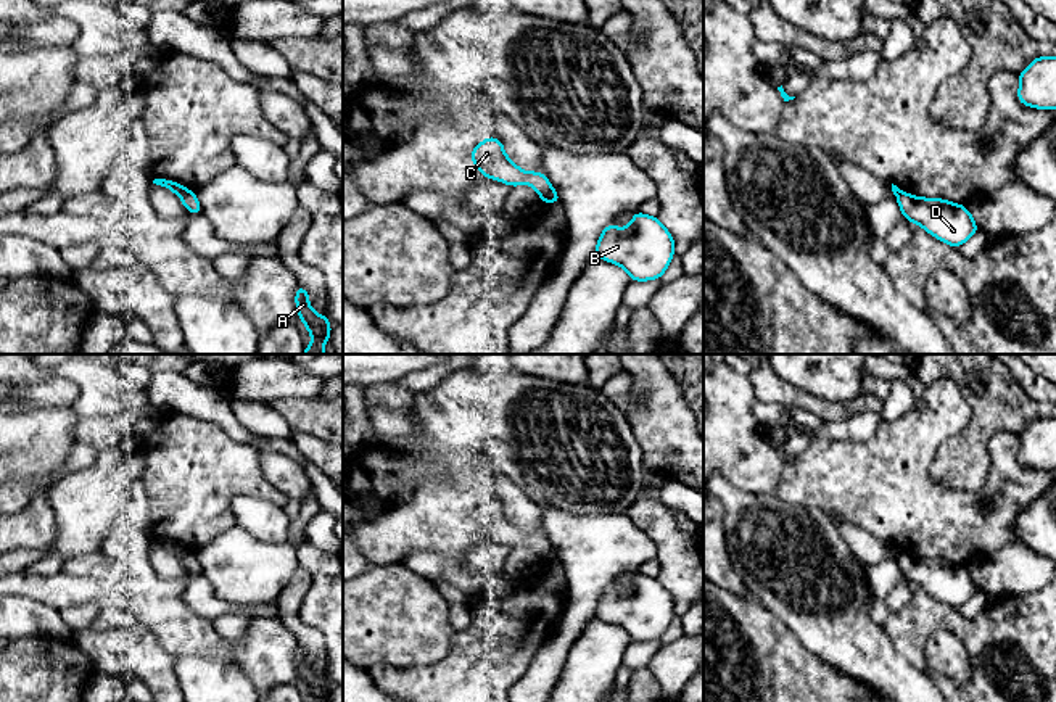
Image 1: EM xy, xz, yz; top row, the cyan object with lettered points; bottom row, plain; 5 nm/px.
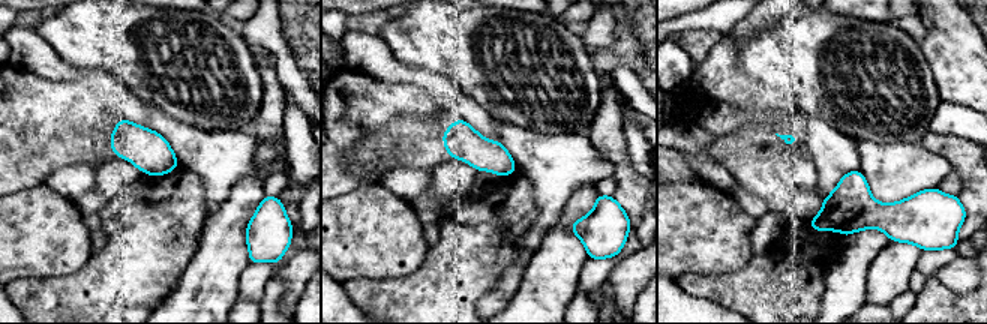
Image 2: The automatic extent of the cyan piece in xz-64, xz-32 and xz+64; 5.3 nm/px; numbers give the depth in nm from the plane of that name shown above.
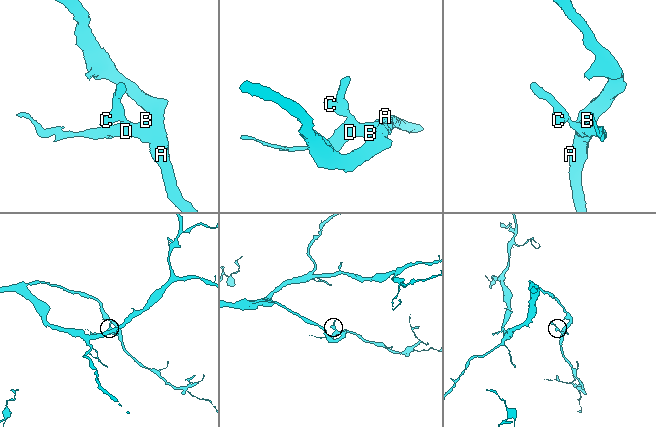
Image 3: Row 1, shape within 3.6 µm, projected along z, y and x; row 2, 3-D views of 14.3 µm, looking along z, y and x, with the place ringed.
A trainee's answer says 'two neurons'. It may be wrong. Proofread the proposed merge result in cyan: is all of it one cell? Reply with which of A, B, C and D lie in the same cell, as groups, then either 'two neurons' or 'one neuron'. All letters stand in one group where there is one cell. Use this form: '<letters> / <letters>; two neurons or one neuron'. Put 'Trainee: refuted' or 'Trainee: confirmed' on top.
Trainee: confirmed
A B D / C; two neurons

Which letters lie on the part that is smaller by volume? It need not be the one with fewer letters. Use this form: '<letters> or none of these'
C

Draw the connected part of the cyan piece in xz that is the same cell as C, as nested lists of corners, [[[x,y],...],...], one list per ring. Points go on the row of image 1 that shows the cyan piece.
[[[488,137],[472,150],[470,158],[473,159],[475,169],[483,172],[486,179],[496,179],[510,187],[522,184],[531,185],[539,195],[547,193],[552,185],[539,171],[525,172],[522,167],[514,164],[502,147],[501,138]]]

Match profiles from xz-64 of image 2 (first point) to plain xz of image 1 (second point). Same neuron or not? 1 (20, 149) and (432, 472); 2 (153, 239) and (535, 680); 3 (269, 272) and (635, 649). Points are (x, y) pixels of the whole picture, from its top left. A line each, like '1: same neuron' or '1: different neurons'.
1: same neuron
2: different neurons
3: same neuron

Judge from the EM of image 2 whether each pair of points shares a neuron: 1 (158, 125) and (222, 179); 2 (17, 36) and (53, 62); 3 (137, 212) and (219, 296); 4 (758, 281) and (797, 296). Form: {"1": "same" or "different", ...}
{"1": "same", "2": "same", "3": "different", "4": "same"}

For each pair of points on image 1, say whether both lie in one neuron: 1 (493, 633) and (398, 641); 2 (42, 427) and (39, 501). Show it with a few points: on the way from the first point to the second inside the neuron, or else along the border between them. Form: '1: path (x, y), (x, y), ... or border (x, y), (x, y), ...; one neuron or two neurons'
1: border (456, 633), (449, 651), (435, 662), (427, 664); two neurons
2: path (42, 445), (42, 483); one neuron

